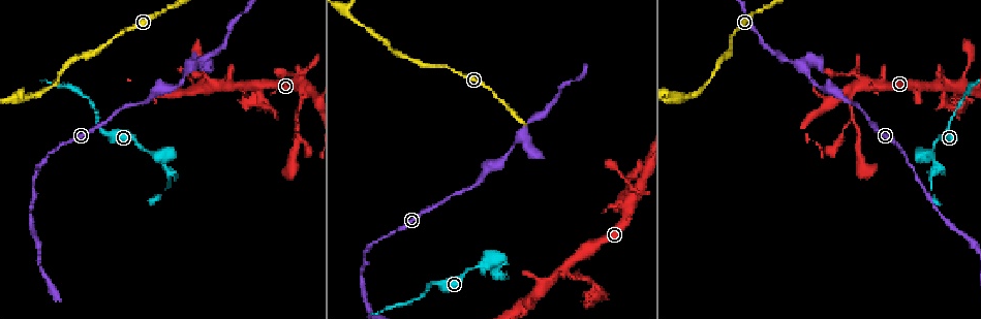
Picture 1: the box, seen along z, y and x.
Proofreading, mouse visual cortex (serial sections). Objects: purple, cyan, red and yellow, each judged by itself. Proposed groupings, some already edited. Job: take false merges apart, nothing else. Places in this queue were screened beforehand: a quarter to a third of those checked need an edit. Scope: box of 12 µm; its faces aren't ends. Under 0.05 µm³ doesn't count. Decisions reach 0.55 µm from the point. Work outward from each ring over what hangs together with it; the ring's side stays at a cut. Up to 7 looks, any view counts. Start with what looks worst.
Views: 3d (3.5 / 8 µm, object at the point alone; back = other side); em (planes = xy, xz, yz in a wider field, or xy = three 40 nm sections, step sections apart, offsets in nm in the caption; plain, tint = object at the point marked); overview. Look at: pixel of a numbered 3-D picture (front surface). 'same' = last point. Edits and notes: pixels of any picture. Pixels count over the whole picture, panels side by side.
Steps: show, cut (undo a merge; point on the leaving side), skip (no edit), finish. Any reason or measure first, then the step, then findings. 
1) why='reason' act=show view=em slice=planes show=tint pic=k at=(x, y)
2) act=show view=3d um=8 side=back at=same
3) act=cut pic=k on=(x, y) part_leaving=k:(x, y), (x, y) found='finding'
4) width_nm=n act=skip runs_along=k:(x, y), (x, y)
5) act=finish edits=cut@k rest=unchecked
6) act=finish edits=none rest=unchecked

why='narrows sharply' act=show view=3d um=3.5 side=back pic=1 at=(931, 157)

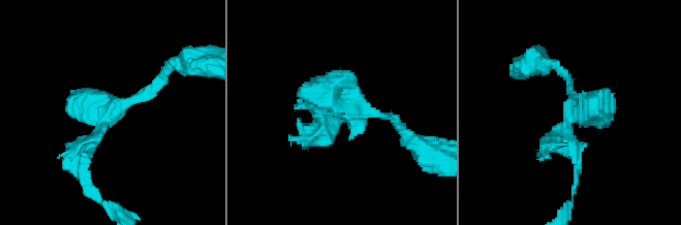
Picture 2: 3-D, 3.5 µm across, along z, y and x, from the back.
act=show view=em slice=xy step=5 show=tint pic=2 at=(346, 112)

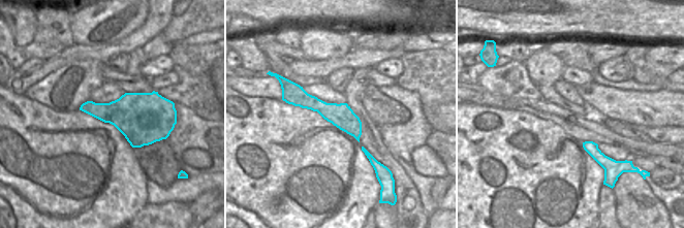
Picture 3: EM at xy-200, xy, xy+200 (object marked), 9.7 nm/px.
act=cut pic=2 on=(557, 149) part_leaving=2:(568, 115), (563, 140), (575, 153), (571, 200) found='two cells meet here'

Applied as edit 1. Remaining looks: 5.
why='redraw' act=show view=overview

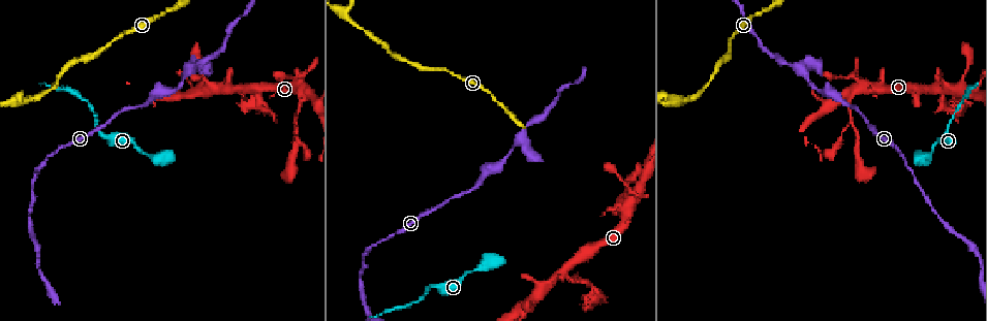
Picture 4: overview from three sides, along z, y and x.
why='abrupt turn' act=show view=em slice=xy step=5 show=tint pic=4 at=(596, 290)

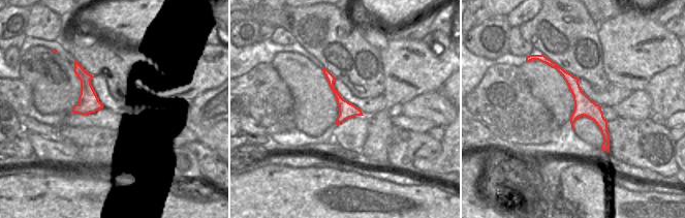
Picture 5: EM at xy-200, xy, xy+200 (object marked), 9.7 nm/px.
why='see where the arms go' act=show view=3d um=3.5 at=same

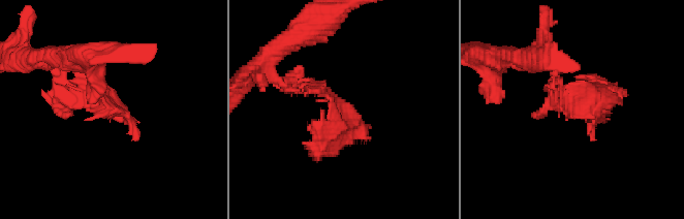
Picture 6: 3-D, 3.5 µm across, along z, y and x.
act=skip found='one cell here'

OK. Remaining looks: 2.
why='two arms in line, one across' act=show view=3d um=8 pic=4 at=(853, 122)

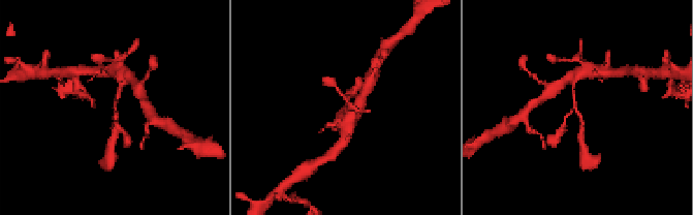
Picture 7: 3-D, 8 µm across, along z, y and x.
act=show view=em slice=xy step=5 show=tint pic=7 at=(345, 105)

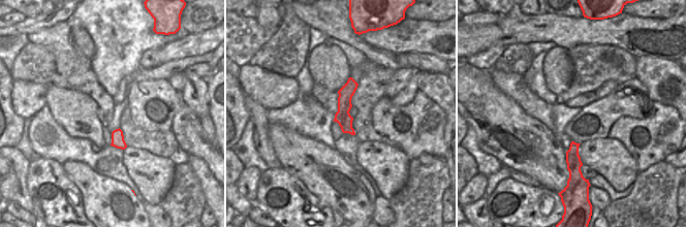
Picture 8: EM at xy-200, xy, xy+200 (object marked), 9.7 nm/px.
arm_widths_nm=150,150,150 act=skip found='one cell here'

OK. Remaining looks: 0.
act=finish edits=cut@2 rest=unchecked

